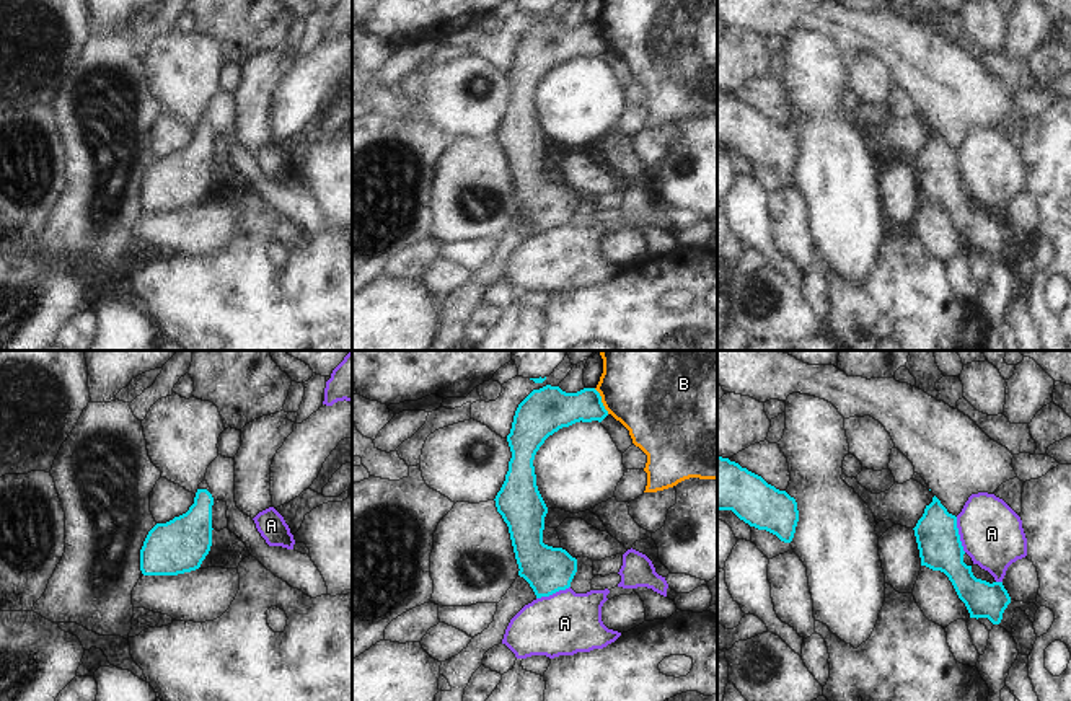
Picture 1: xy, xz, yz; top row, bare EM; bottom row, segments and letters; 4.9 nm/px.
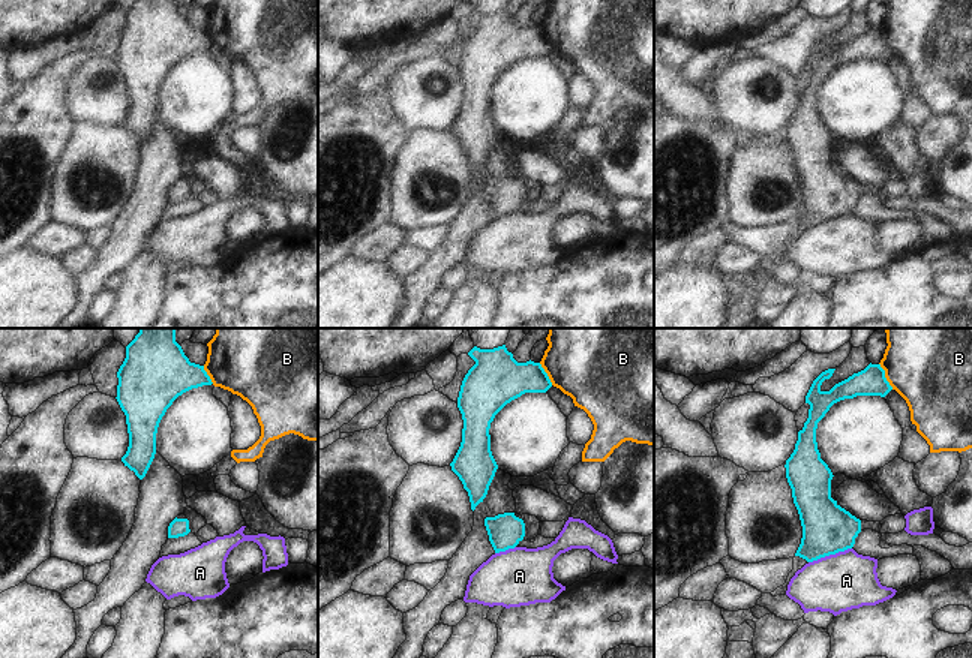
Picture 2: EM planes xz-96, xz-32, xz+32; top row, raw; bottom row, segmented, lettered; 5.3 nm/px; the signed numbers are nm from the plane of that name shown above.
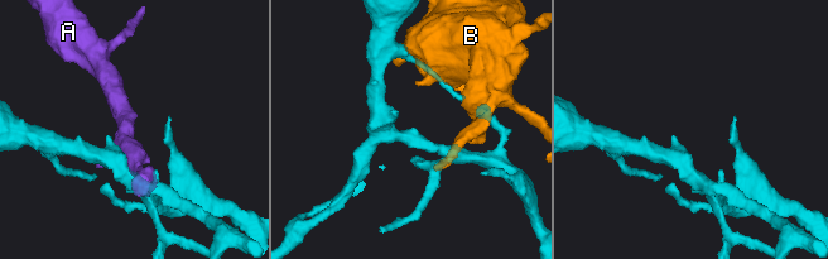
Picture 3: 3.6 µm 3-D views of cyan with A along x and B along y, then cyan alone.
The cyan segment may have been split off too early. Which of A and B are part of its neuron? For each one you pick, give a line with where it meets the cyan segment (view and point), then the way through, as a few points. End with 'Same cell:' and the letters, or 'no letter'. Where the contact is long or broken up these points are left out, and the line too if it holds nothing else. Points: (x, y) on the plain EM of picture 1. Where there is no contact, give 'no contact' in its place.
Same cell: no letter

